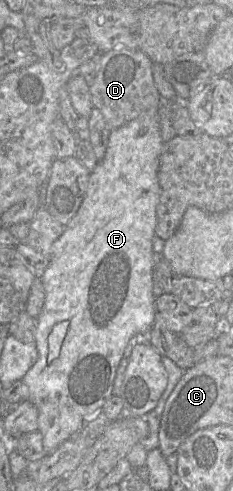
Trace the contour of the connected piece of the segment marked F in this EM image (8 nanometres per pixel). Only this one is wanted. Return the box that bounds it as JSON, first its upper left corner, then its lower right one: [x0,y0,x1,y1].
[21,114,163,455]

